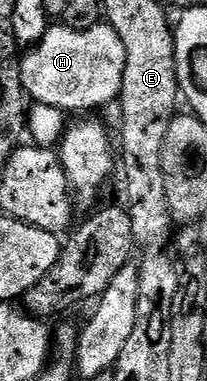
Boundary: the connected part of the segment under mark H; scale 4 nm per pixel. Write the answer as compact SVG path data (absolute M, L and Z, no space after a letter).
M61 24L51 25L40 41L21 55L22 87L37 105L51 106L63 112L94 110L117 99L122 92L126 67L124 42L109 24L87 30L73 30Z

